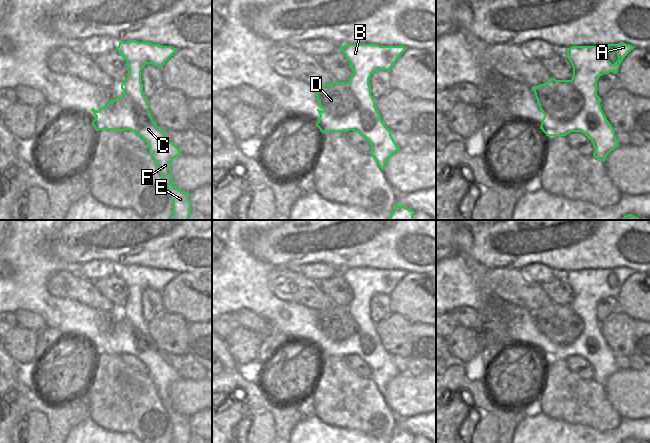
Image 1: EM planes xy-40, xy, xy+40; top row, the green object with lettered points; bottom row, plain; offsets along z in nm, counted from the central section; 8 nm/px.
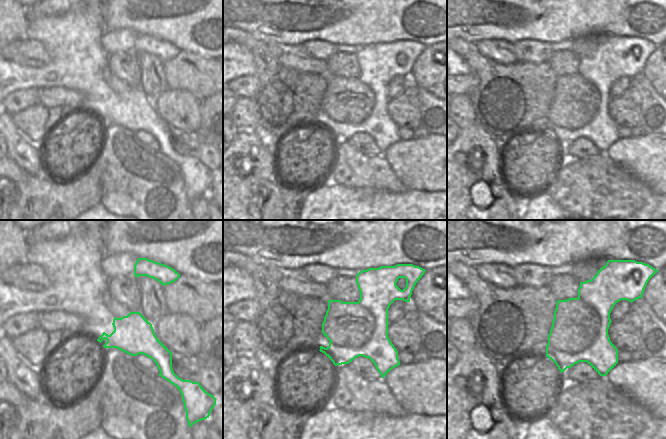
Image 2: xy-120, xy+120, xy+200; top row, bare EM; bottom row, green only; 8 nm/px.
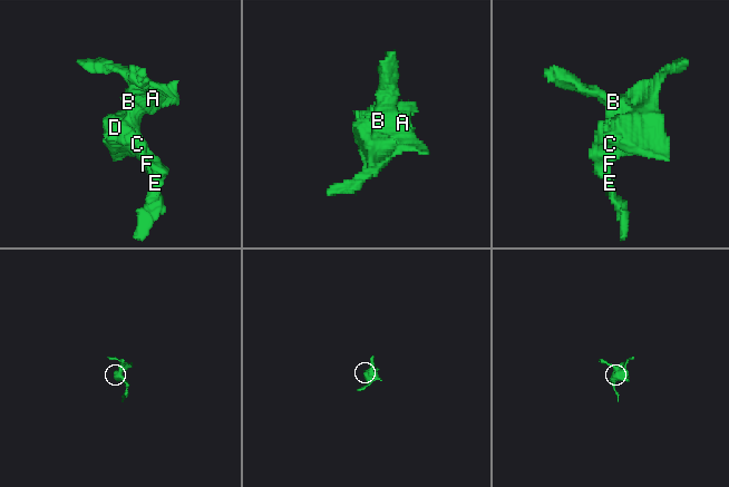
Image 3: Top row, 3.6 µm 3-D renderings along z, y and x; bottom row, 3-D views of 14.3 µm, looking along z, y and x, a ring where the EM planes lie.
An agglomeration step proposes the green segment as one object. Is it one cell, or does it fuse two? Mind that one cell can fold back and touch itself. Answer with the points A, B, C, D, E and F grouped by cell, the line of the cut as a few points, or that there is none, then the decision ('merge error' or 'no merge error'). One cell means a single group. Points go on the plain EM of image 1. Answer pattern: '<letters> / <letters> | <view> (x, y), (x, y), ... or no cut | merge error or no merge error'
A B C E F / D | xy+40 (585, 323), (584, 330), (569, 345), (558, 345), (540, 332) | merge error

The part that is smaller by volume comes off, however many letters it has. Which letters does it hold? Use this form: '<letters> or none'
D

